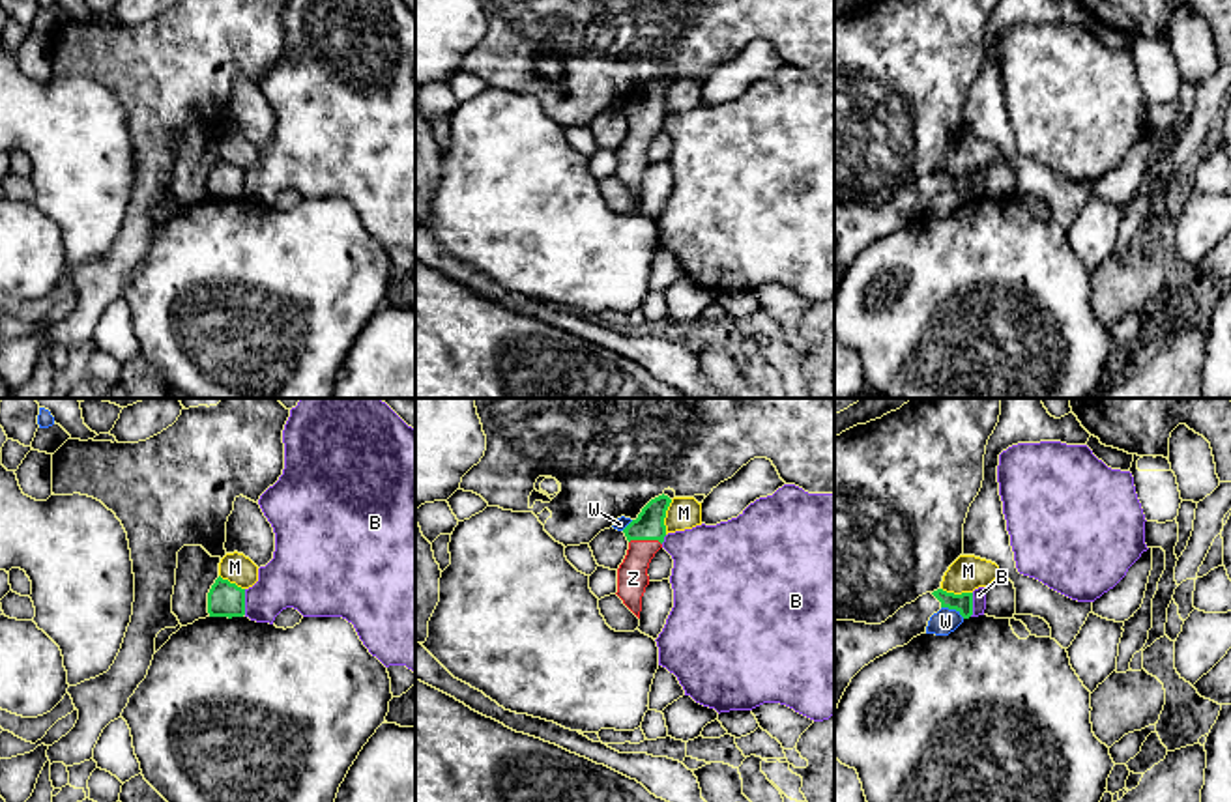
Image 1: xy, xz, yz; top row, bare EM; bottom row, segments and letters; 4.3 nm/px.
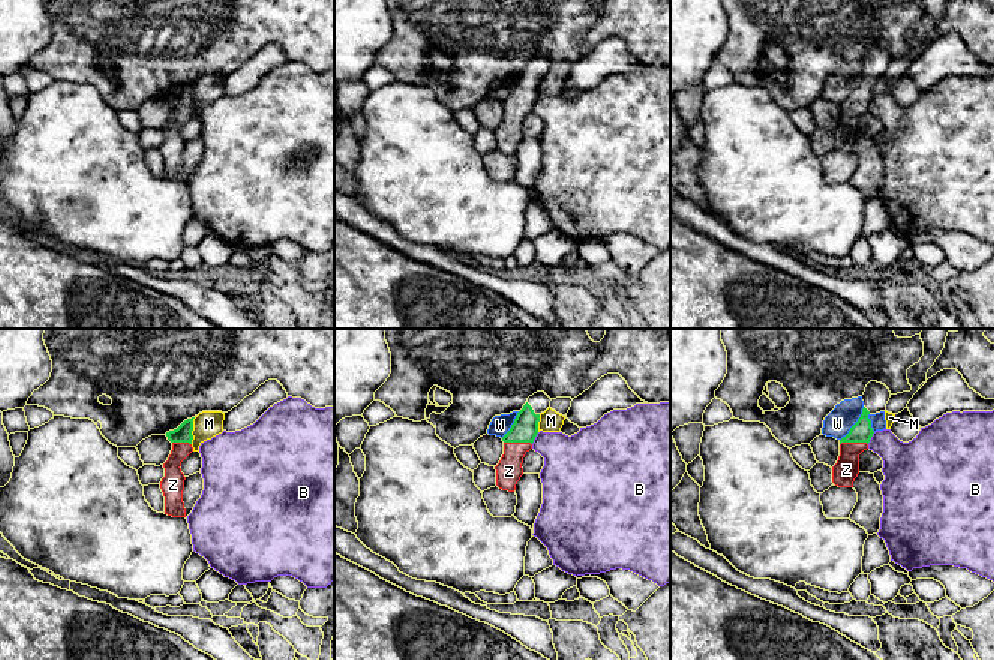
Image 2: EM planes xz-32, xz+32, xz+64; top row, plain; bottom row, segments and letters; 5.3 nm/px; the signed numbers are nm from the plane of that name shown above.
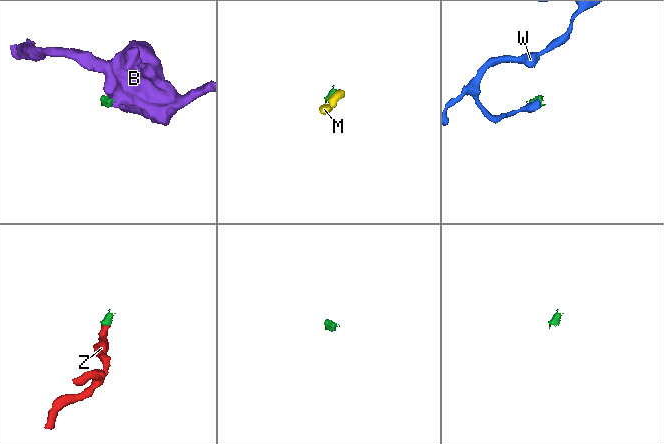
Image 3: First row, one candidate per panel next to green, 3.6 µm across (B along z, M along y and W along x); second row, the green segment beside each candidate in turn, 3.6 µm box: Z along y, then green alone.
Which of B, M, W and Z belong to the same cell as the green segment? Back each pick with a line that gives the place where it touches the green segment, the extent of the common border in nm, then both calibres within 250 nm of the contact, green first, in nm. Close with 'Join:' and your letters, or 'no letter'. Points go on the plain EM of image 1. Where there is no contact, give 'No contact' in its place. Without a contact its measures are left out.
Z: Touches green at xz (646, 120). Shared border 140 nm. Thickness 130 nm (green) against 130 nm
Join: Z

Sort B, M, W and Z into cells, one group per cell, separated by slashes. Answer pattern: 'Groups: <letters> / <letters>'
Groups: B / M / W / Z

